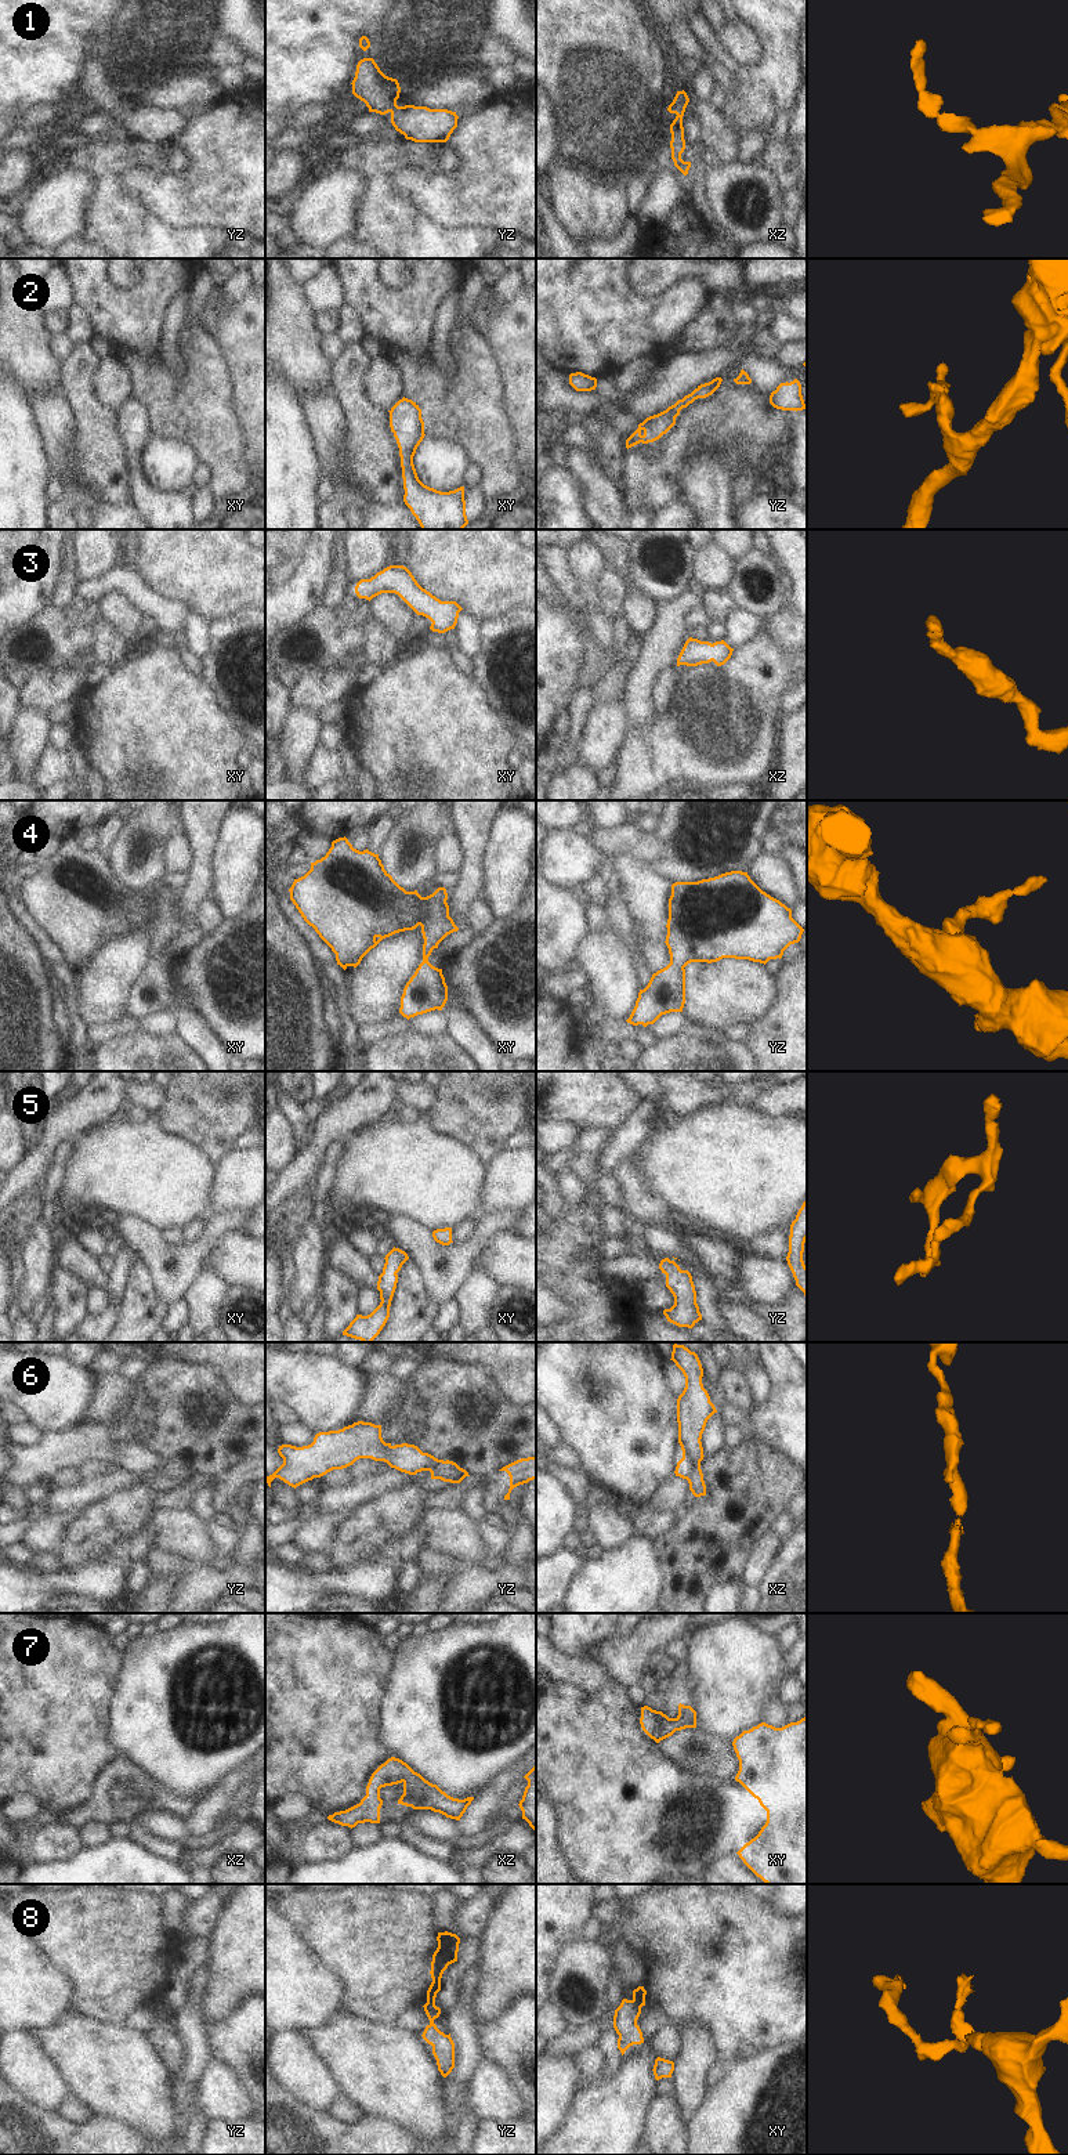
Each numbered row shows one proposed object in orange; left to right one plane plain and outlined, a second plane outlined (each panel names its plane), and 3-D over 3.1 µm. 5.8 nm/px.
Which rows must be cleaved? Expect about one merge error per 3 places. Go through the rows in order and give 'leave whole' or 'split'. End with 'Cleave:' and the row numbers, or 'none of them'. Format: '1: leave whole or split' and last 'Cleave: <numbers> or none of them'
1: leave whole
2: leave whole
3: leave whole
4: leave whole
5: leave whole
6: leave whole
7: leave whole
8: split
Cleave: 8

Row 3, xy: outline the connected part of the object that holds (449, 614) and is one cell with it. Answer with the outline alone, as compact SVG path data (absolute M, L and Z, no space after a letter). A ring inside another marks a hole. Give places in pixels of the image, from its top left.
M390 565L370 579L361 579L355 586L359 599L372 600L381 593L398 594L417 615L428 618L432 632L445 633L455 629L459 612L456 601L441 601L423 589L403 565Z

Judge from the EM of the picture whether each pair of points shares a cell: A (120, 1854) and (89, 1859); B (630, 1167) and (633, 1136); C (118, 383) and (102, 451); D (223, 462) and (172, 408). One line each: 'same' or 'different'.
A: same
B: different
C: different
D: same

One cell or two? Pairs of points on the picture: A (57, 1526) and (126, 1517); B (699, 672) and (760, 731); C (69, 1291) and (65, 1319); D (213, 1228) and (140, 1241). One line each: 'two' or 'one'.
A: two
B: one
C: one
D: one

